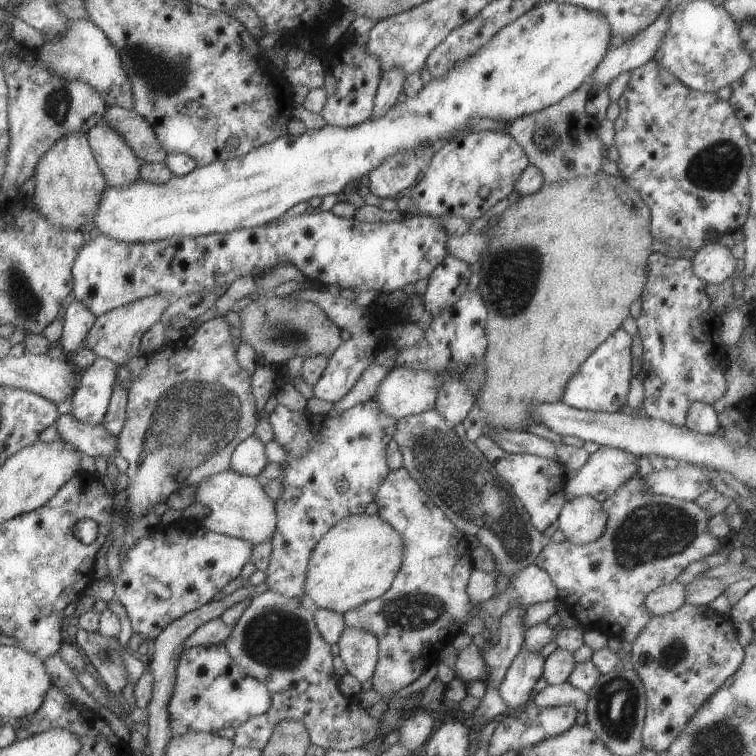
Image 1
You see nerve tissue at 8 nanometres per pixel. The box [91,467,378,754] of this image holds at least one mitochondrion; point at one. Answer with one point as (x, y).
(275, 639)

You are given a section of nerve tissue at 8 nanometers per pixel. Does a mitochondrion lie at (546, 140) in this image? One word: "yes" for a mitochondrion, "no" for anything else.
yes

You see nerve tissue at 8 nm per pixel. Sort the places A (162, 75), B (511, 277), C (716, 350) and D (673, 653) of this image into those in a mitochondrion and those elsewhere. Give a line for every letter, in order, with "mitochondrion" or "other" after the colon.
A: mitochondrion
B: mitochondrion
C: other
D: mitochondrion

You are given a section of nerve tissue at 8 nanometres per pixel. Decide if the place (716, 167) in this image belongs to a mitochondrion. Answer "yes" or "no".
yes

